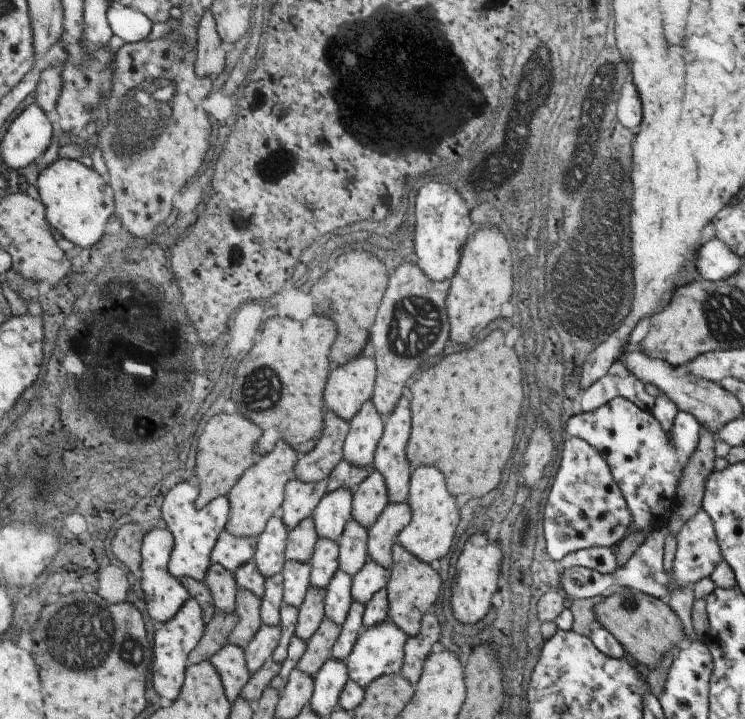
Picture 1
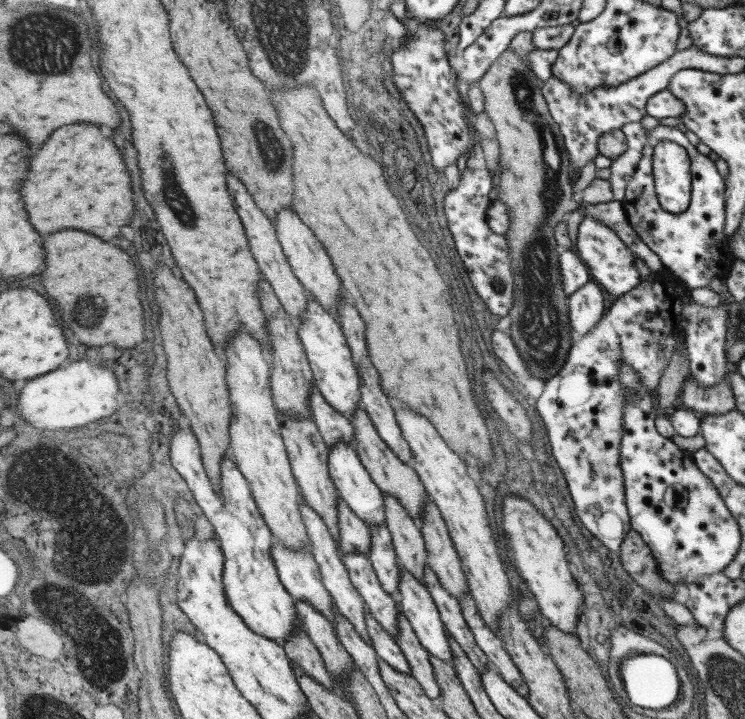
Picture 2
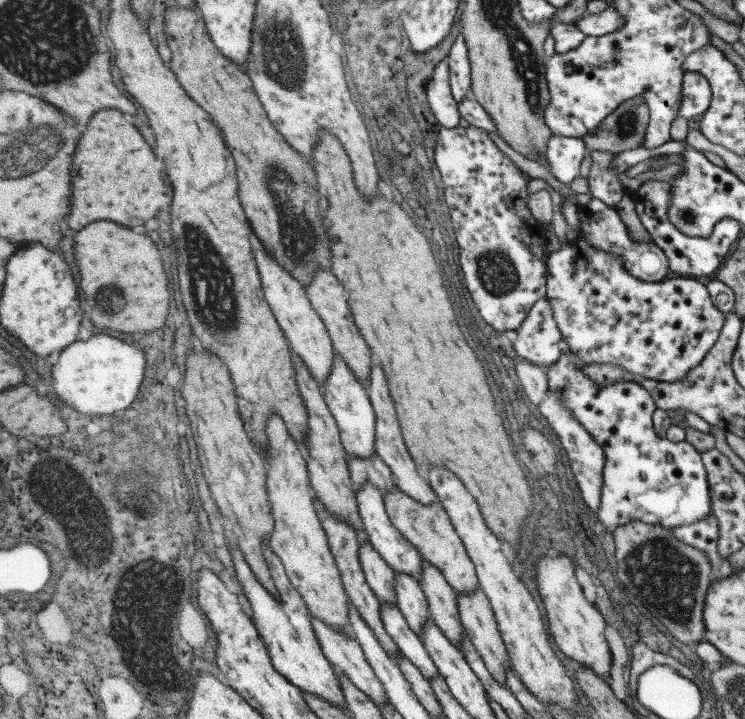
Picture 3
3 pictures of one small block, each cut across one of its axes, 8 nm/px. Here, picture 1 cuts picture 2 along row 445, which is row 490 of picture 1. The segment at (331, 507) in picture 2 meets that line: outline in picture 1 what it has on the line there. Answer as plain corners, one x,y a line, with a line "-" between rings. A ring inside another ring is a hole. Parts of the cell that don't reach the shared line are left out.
291,480
287,486
287,498
283,502
281,520
289,532
293,532
303,520
313,518
317,506
327,496
327,482
303,484
299,480

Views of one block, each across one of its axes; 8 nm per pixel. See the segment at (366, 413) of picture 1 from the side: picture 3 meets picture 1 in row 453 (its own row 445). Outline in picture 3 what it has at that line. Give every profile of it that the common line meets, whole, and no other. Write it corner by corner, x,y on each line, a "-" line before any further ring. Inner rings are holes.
337,354
335,370
333,370
331,378
327,380
327,384
323,386
323,390
325,390
327,404
331,406
331,412
339,420
339,430
343,434
343,446
347,448
347,454
351,458
371,462
371,458
375,458
375,454
379,454
379,448
377,448
377,442
379,442
377,412
375,412
375,406
371,402
369,388
365,388
365,384
355,376
351,366
339,354

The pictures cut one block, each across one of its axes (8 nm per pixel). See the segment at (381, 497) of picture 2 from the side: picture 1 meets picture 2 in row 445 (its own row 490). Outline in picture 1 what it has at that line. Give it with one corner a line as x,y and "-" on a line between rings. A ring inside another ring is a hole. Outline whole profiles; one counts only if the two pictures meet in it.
339,488
333,494
327,494
313,514
313,524
319,540
339,542
345,526
353,520
353,492

